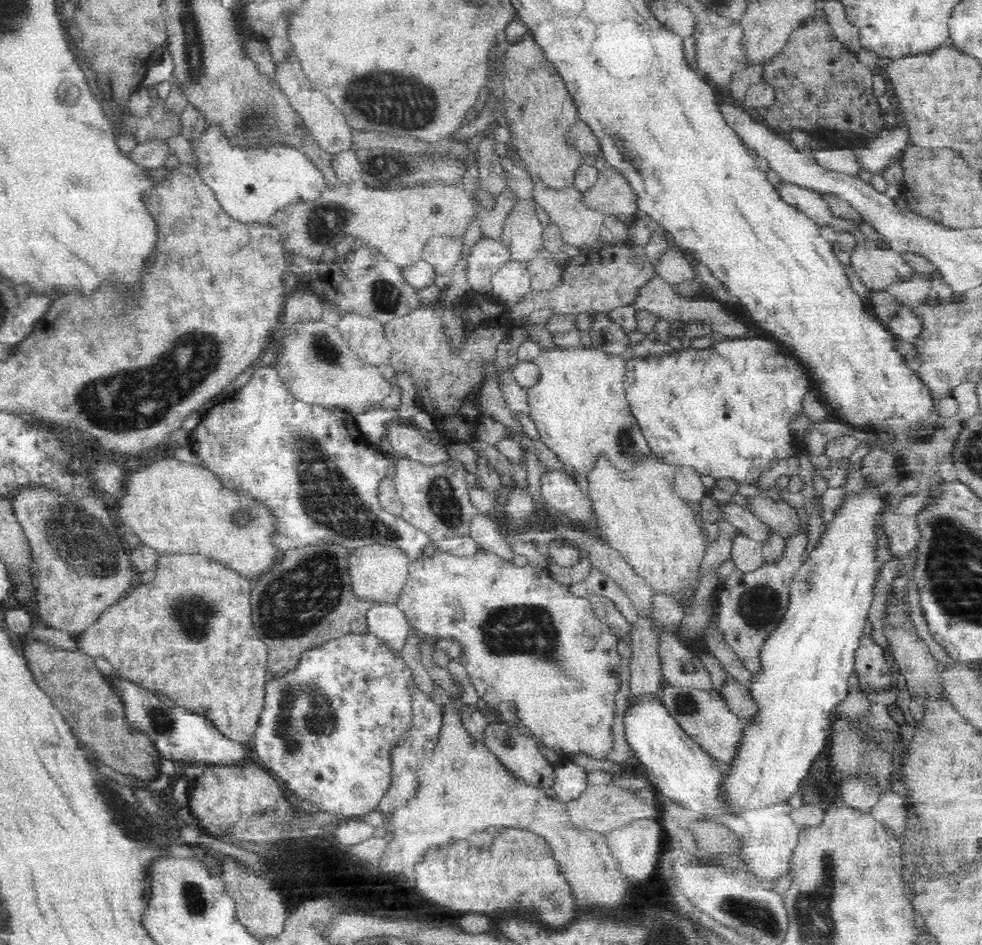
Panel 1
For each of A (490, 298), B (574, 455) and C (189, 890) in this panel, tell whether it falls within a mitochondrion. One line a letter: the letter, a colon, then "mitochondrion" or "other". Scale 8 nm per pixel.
A: other
B: other
C: mitochondrion

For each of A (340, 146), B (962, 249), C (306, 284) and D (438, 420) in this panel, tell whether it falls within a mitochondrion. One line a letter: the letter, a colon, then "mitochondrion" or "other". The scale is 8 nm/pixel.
A: other
B: other
C: other
D: other

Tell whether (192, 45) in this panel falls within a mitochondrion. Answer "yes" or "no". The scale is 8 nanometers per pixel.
yes

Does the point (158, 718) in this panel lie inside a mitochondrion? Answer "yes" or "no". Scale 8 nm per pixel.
yes

